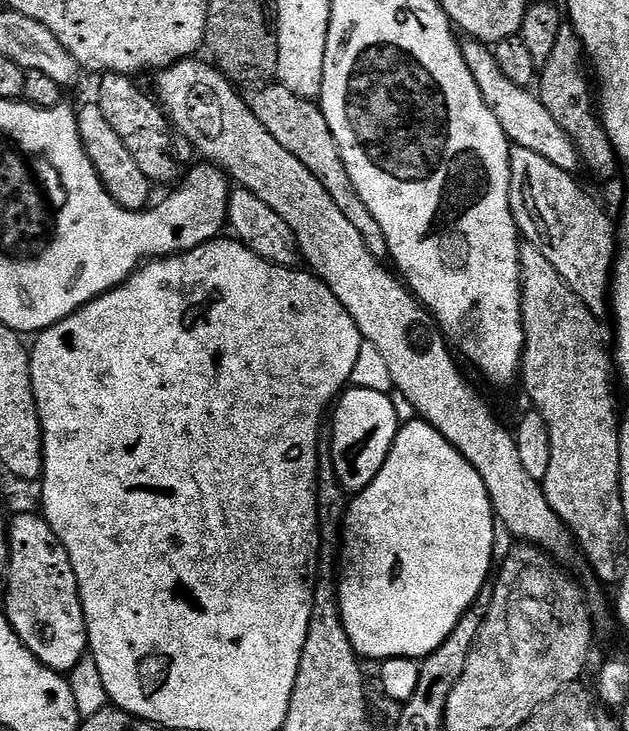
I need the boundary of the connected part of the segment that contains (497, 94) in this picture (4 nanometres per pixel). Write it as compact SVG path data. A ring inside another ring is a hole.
M465 39L462 47L470 74L474 76L474 82L478 84L478 90L482 94L486 106L490 106L494 118L498 118L498 126L502 126L509 141L515 147L534 150L534 154L542 154L542 158L546 158L546 162L554 162L554 166L558 166L558 170L575 173L581 167L578 150L566 134L566 130L562 130L562 126L558 126L558 122L554 122L550 110L546 110L546 106L542 106L539 95L522 86L514 86L514 82L510 82L510 78L503 75L502 70L498 70L496 53L489 45Z

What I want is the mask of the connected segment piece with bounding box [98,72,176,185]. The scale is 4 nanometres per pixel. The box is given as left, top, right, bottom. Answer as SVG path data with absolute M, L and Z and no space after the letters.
M105 72L99 77L100 97L98 103L106 122L110 122L130 150L134 162L142 169L142 174L157 185L168 184L176 176L176 156L172 153L174 129L161 105L151 95L147 96L135 83L133 77L117 72Z

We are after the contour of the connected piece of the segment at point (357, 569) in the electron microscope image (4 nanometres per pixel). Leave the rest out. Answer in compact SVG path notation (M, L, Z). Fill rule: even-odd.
M412 418L409 424L408 421L401 423L400 432L394 438L394 446L390 450L382 470L378 470L374 482L370 482L370 486L366 486L366 490L355 493L351 497L348 512L344 516L342 543L338 548L336 597L340 603L342 626L346 626L346 634L350 638L357 657L363 658L365 661L367 661L366 659L376 660L375 662L383 662L390 658L407 658L407 660L420 662L431 652L438 650L438 646L442 646L442 642L446 642L446 638L452 633L454 626L458 626L464 611L474 603L482 586L489 583L490 573L493 571L492 551L496 548L496 528L498 532L498 521L492 511L488 491L478 470L474 470L474 466L470 466L470 462L466 462L466 458L461 452L454 446L450 446L450 442L446 442L446 438L442 438L442 434L438 434L438 430L434 430L434 426L430 426L419 418Z

